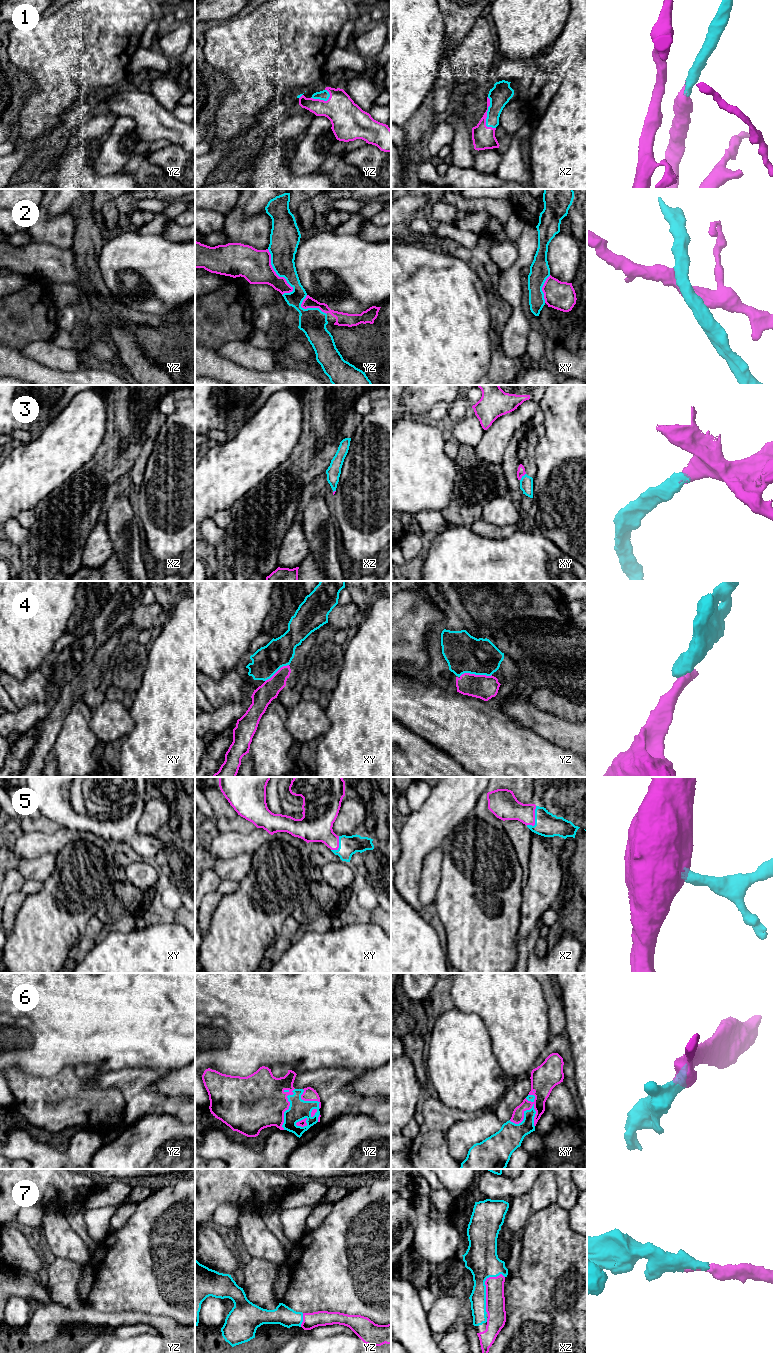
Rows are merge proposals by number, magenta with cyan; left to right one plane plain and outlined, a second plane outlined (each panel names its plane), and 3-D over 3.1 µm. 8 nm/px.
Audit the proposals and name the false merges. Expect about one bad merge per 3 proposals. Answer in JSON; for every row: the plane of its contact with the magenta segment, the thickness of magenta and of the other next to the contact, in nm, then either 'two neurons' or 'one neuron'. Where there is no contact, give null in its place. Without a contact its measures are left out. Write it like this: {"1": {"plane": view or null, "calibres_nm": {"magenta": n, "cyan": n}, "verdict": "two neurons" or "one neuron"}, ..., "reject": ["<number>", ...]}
{"1": {"plane": "xz", "calibres_nm": {"magenta": 180, "cyan": 170}, "verdict": "one neuron"}, "2": {"plane": "yz", "calibres_nm": {"magenta": 260, "cyan": 220}, "verdict": "two neurons"}, "3": {"plane": "xy", "calibres_nm": {"magenta": 70, "cyan": 110}, "verdict": "one neuron"}, "4": {"plane": "yz", "calibres_nm": {"magenta": 190, "cyan": 300}, "verdict": "two neurons"}, "5": {"plane": "xz", "calibres_nm": {"magenta": 200, "cyan": 190}, "verdict": "one neuron"}, "6": {"plane": "xy", "calibres_nm": {"magenta": 140, "cyan": 200}, "verdict": "one neuron"}, "7": {"plane": "xz", "calibres_nm": {"magenta": 160, "cyan": 260}, "verdict": "one neuron"}, "reject": ["2", "4"]}

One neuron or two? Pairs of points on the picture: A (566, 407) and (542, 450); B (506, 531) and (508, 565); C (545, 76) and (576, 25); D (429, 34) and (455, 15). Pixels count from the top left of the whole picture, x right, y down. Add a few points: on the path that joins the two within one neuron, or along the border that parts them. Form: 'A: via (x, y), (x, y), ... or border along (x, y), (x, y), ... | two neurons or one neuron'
A: via (566, 418), (566, 426), (553, 439) | one neuron
B: border along (520, 529), (505, 538), (482, 537) | two neurons
C: via (556, 63), (576, 38) | one neuron
D: border along (439, 10), (443, 21), (443, 46) | two neurons

